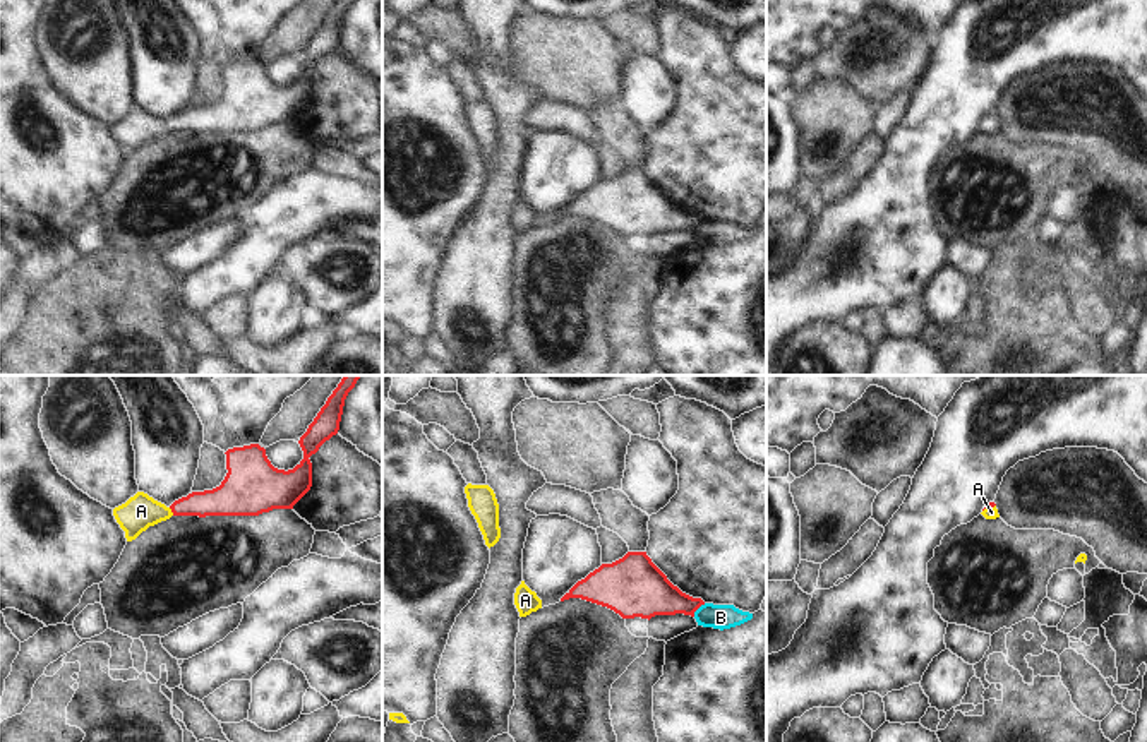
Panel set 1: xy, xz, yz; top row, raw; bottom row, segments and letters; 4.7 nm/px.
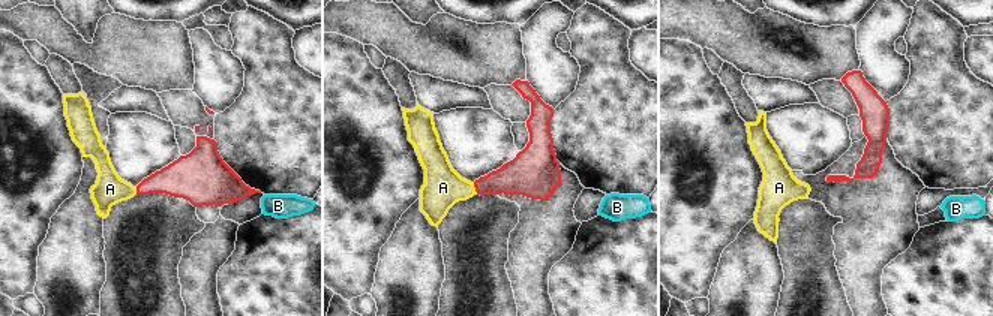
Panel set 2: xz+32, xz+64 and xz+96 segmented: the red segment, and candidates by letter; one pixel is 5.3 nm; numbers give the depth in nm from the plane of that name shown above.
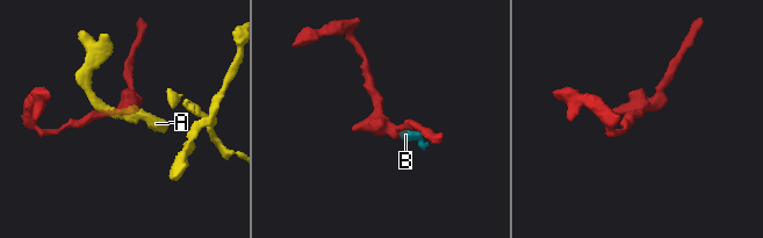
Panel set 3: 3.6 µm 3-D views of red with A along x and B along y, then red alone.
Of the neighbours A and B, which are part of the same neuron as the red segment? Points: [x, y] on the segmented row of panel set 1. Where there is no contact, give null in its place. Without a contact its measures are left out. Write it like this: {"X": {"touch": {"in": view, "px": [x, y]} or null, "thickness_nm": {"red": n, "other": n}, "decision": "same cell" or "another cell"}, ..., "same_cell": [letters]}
{"A": {"touch": {"in": "xy", "px": [172, 511]}, "thickness_nm": {"red": 140, "other": 160}, "decision": "same cell"}, "B": {"touch": {"in": "xz", "px": [698, 607]}, "thickness_nm": {"red": 220, "other": 110}, "decision": "another cell"}, "same_cell": ["A"]}

